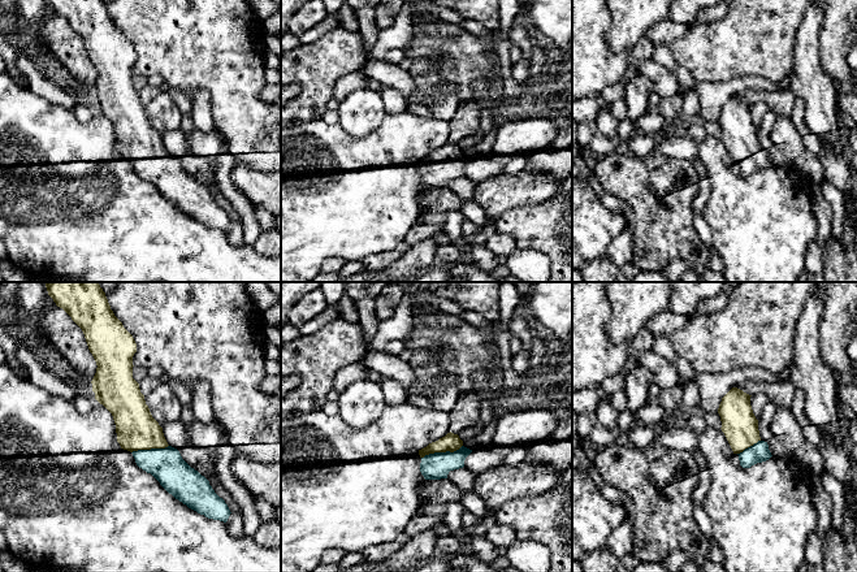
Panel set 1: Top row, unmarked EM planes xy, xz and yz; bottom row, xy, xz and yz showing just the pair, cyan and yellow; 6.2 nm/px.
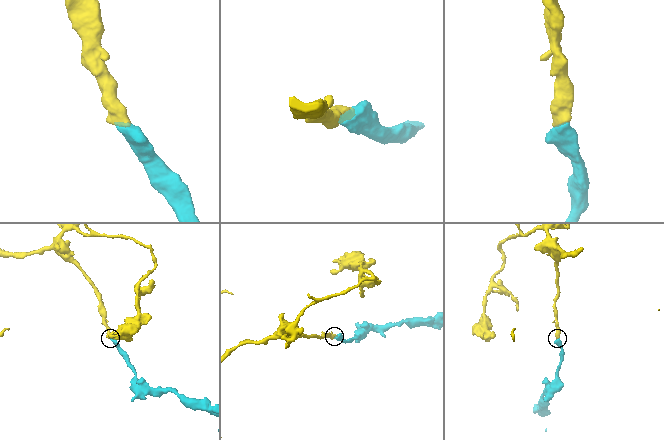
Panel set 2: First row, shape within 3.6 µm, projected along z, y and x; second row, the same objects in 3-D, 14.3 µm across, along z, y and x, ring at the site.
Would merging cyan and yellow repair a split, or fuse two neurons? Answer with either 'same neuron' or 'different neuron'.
same neuron

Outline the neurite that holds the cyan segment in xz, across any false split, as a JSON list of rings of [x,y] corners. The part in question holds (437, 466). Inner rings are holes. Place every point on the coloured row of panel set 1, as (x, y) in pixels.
[[[450,432],[419,450],[420,472],[425,480],[447,478],[450,471],[464,467],[464,460],[471,452],[472,450],[463,446],[459,436]]]

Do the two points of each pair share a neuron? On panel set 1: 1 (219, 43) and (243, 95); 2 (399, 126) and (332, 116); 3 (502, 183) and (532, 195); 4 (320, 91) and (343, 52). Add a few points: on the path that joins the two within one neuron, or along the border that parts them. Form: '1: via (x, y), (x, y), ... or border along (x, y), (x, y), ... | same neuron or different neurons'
1: via (226, 56), (234, 82) | same neuron
2: border along (321, 118), (328, 124), (338, 125) | different neurons
3: via (510, 190), (524, 190) | same neuron
4: via (320, 82), (320, 76), (334, 61) | same neuron

